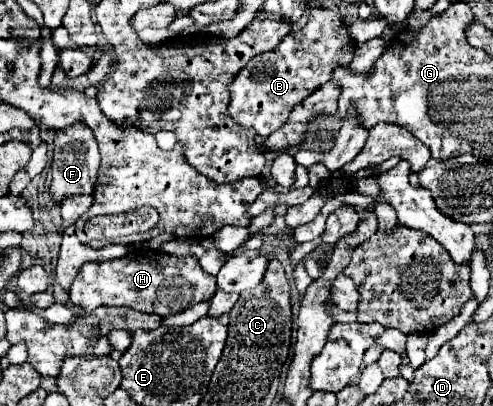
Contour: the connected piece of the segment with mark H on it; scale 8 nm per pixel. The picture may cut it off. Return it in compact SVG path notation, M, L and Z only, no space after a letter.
M136 250L116 260L82 264L72 288L72 306L94 312L98 306L126 306L138 312L168 316L210 300L216 292L216 276L206 274L196 256L172 256L162 250Z

